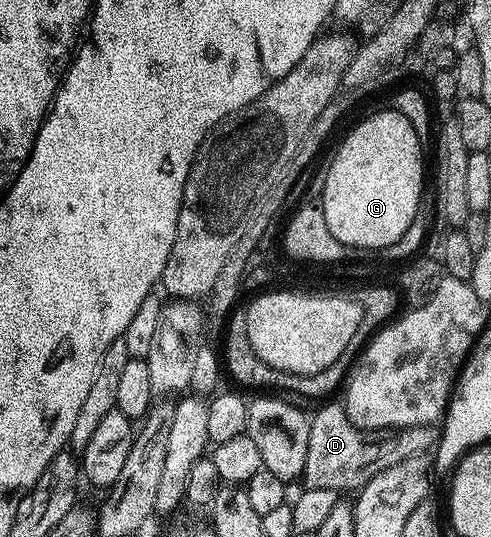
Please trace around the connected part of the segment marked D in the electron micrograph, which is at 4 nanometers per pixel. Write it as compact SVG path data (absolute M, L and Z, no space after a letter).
M339 402L320 407L310 419L310 441L306 449L306 463L302 474L305 488L355 492L365 487L378 470L376 451L364 444L361 428L355 427Z

